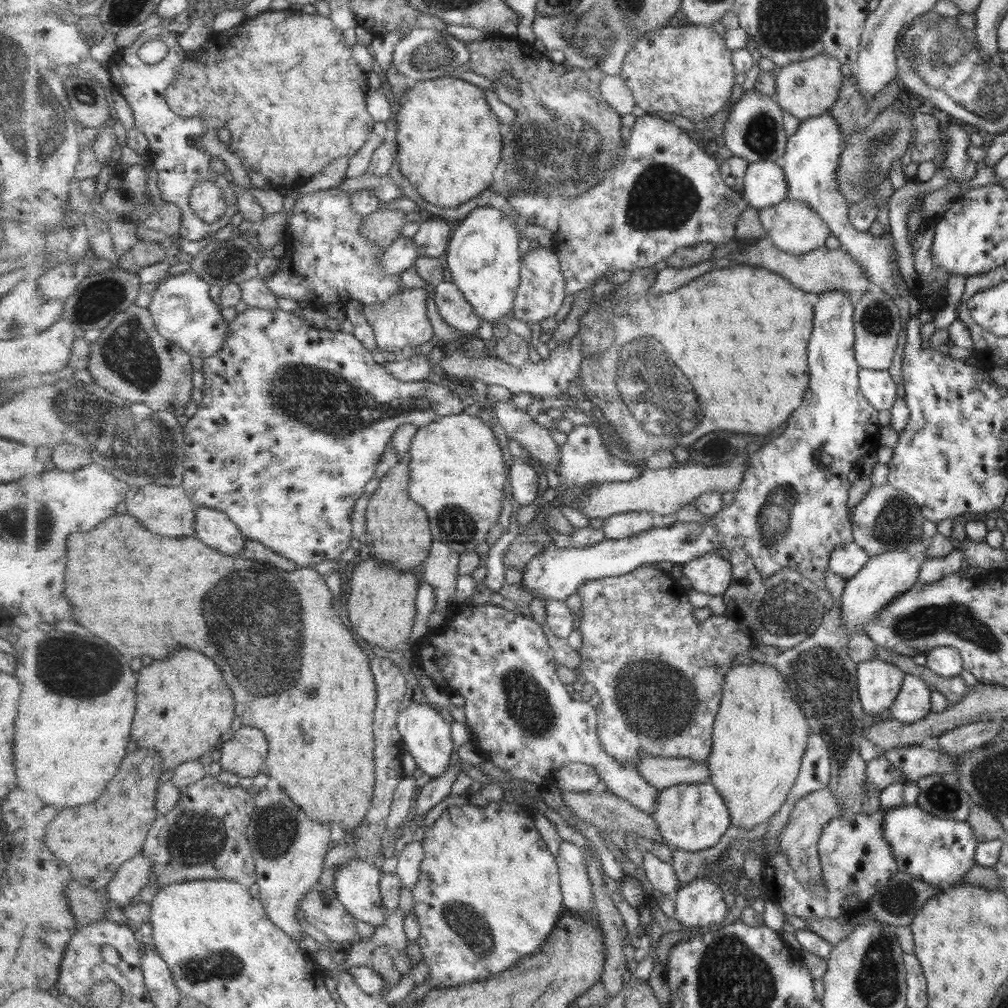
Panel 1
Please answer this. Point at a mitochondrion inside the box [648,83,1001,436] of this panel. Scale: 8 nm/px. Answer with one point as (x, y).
(859, 170)

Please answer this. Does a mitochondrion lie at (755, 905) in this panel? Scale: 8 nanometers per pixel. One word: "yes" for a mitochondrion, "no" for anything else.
no

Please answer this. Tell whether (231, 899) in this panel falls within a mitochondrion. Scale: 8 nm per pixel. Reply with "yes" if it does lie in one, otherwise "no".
no

